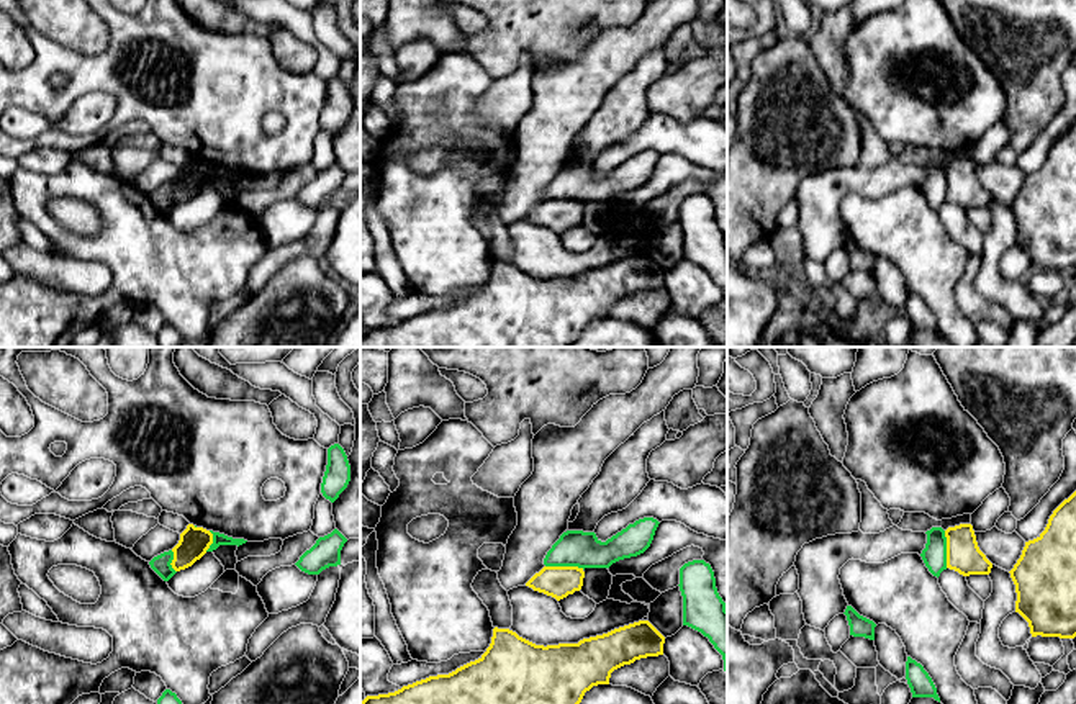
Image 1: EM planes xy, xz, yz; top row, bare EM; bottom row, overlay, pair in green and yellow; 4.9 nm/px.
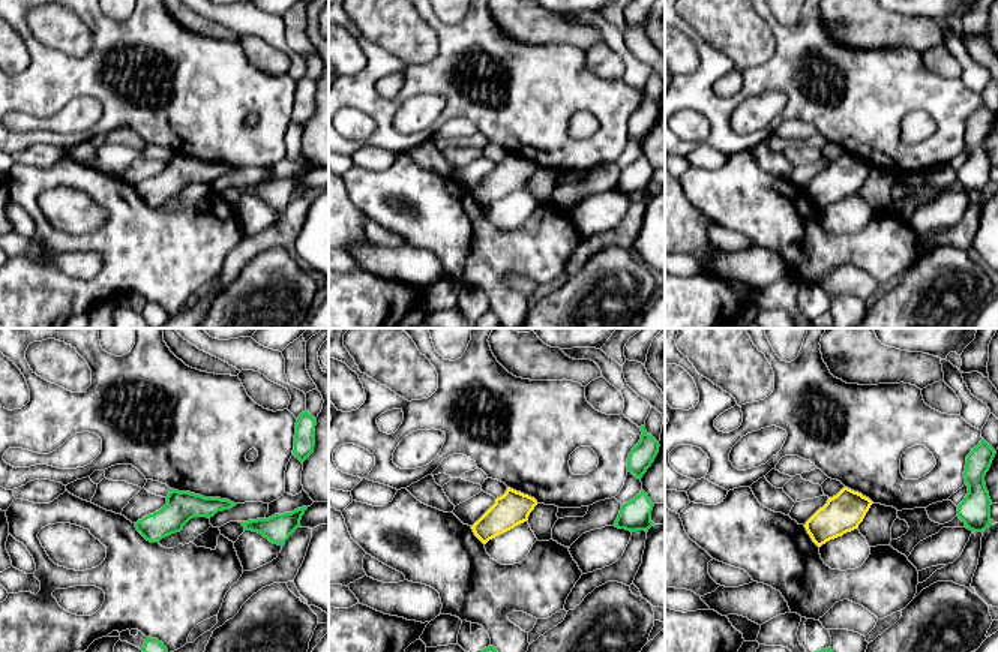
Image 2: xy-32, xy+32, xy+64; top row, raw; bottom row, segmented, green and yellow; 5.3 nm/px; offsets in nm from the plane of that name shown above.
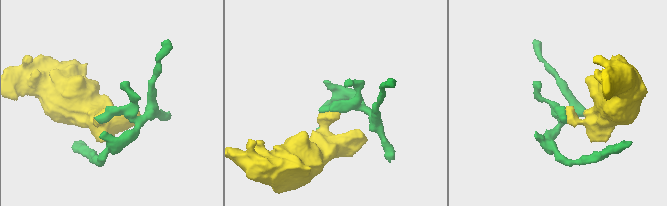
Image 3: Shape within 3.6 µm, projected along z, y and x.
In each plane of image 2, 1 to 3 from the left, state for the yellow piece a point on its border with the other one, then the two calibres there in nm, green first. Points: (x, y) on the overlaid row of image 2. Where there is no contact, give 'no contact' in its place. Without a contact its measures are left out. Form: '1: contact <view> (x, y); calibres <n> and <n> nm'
1: no contact
2: no contact
3: no contact

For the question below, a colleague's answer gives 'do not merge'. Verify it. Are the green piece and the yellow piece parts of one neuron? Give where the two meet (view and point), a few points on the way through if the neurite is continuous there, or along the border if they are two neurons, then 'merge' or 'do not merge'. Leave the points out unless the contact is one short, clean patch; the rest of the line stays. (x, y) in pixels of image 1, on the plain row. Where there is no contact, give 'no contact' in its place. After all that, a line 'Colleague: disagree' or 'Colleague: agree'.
meets green in xz at (565, 198); border along xz (546, 198), (577, 198), (583, 202); do not merge
Colleague: agree

